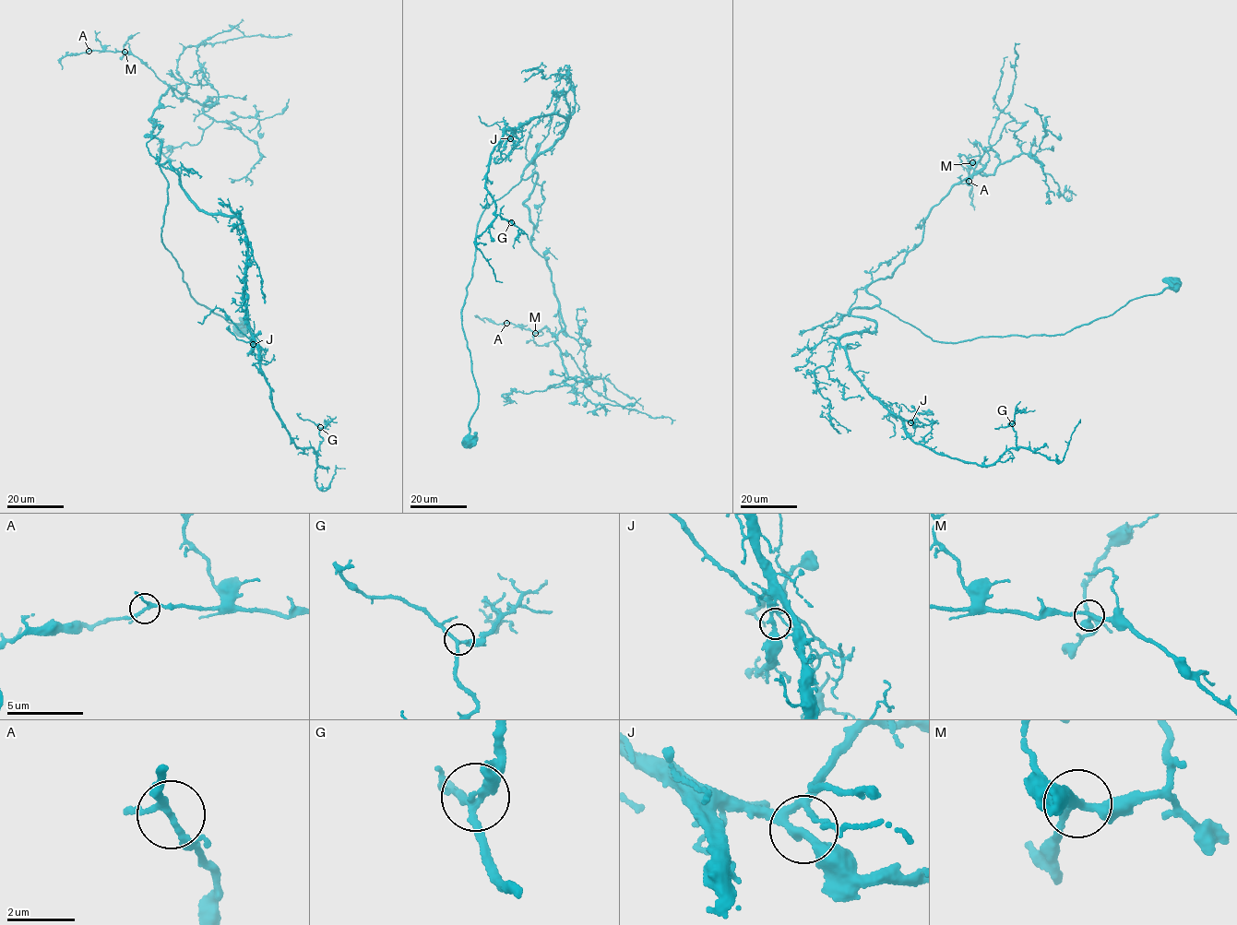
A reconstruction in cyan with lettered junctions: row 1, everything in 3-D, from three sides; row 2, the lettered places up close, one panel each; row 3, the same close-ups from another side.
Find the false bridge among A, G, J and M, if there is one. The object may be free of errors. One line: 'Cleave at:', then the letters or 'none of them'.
Cleave at: none of them

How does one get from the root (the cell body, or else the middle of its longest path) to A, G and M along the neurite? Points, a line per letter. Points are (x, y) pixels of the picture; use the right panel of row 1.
A: (1175, 282), (1064, 334), (933, 341), (866, 287), (892, 276), (954, 184), (987, 175), (969, 163), (969, 181)
G: (1175, 282), (1047, 336), (851, 310), (876, 327), (849, 367), (914, 442), (987, 466), (1012, 423)
M: (1175, 282), (1064, 334), (933, 341), (875, 305), (866, 287), (892, 276), (954, 184), (986, 176), (972, 162)

